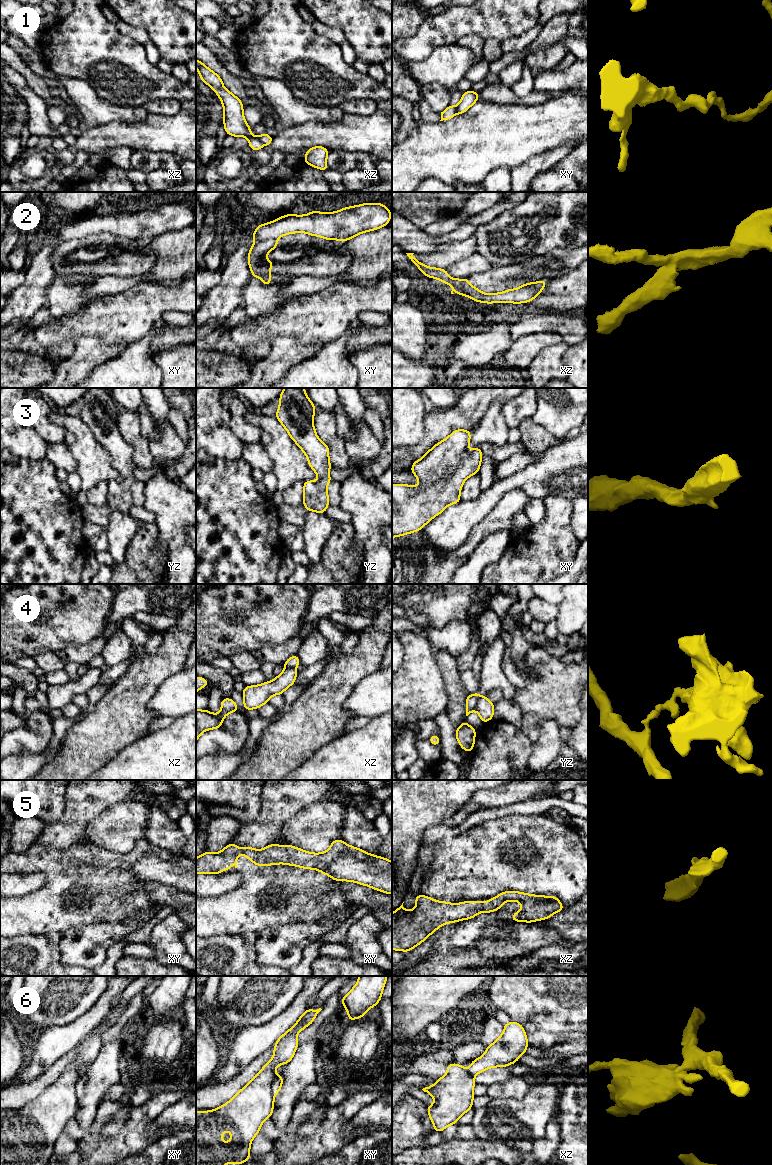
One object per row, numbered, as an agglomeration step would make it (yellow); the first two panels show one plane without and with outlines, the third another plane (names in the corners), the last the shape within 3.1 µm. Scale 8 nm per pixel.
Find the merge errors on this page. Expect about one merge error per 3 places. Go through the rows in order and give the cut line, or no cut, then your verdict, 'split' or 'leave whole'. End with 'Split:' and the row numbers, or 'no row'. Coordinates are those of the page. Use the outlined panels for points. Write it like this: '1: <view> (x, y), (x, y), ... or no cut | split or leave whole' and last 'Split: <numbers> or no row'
1: xy (455, 106), (456, 113) | split
2: xy (274, 238), (256, 241) | split
3: no cut | leave whole
4: yz (480, 696), (474, 709) | split
5: no cut | leave whole
6: xy (277, 1075), (271, 1086), (273, 1094) | split
Split: 1, 2, 4, 6

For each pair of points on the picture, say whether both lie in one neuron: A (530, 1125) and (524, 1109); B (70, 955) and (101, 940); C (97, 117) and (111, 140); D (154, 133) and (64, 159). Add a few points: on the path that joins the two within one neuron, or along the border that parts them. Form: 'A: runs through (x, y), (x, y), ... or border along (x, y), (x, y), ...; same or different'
A: runs through (527, 1121), (527, 1113); same
B: runs through (78, 948), (87, 947), (93, 941); same
C: border along (125, 122), (110, 121), (88, 126), (82, 131); different
D: runs through (132, 135), (110, 135), (100, 140), (86, 142); same

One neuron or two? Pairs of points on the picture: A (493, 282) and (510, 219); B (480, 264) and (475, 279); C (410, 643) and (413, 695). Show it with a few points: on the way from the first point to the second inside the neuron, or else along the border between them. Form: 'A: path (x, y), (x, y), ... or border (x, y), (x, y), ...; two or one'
A: border (520, 262), (496, 267); two
B: border (495, 266), (484, 271), (472, 273), (467, 277); two
C: path (413, 656), (413, 682); one

